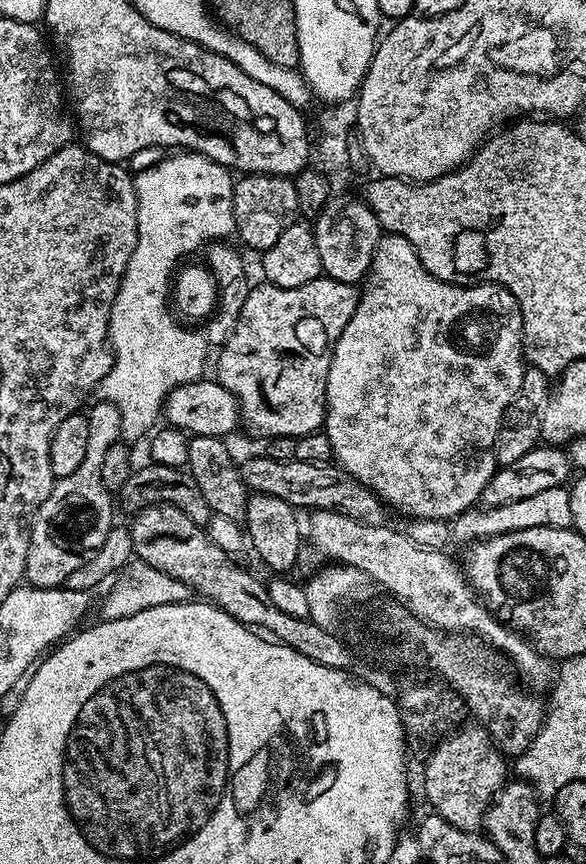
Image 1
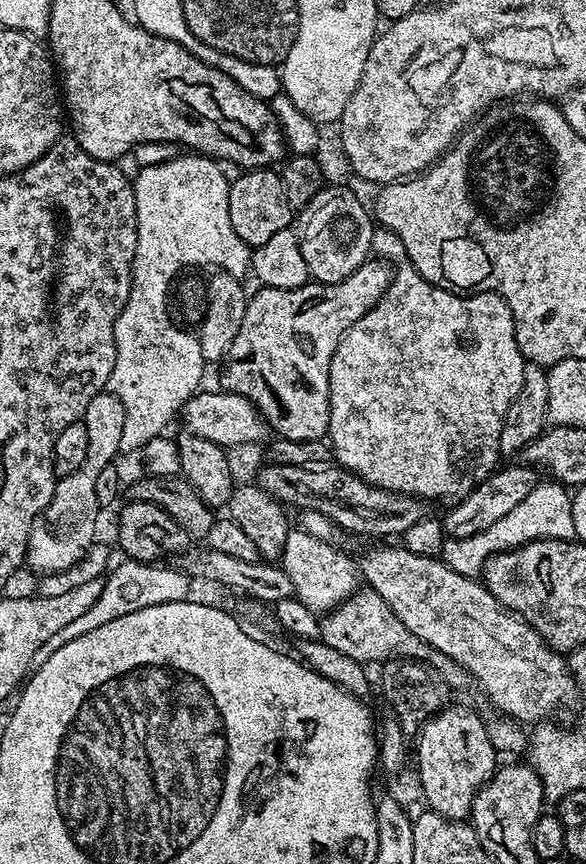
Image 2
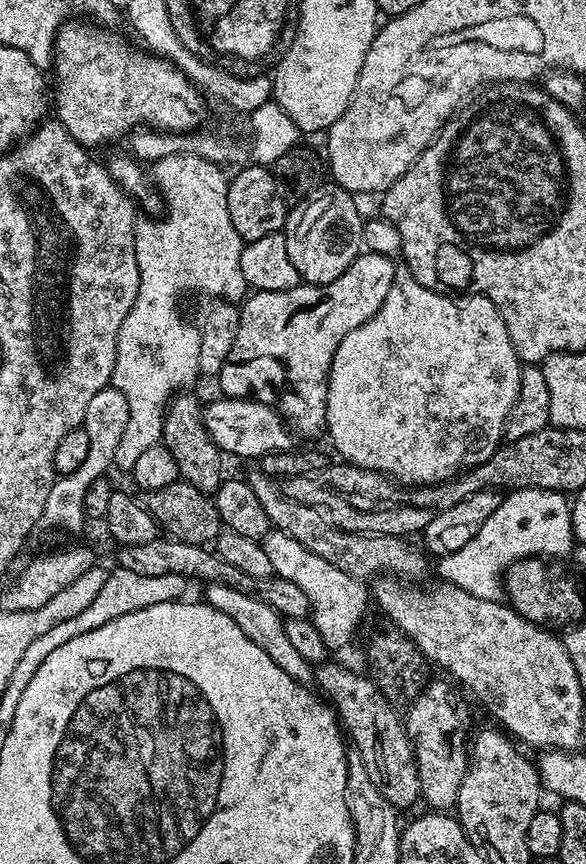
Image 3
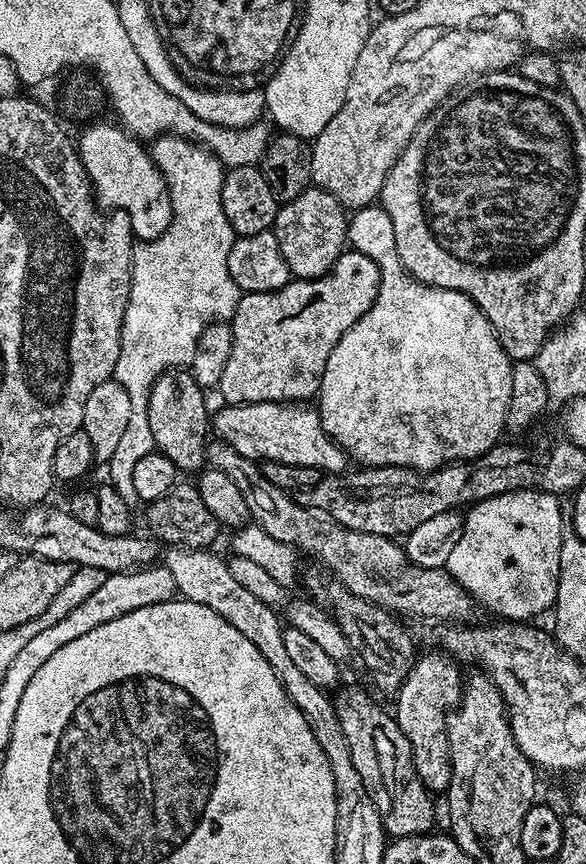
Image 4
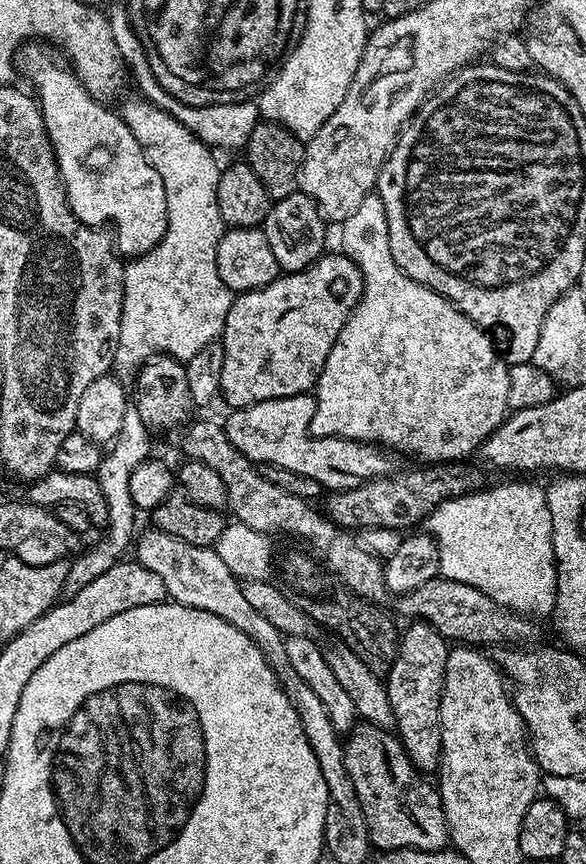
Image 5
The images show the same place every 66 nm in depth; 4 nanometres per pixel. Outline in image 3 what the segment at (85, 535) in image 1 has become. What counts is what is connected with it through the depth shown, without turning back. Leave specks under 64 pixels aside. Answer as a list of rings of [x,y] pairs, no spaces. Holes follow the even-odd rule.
[[[114,387],[98,390],[94,398],[90,398],[90,406],[86,406],[86,418],[82,427],[90,438],[90,451],[86,453],[86,462],[74,470],[74,474],[59,477],[52,484],[50,498],[46,498],[46,510],[43,523],[52,528],[65,528],[68,532],[80,532],[86,523],[84,503],[86,492],[90,490],[90,482],[105,475],[116,462],[118,442],[122,442],[122,434],[126,434],[126,422],[130,422],[130,406],[126,402],[126,394]]]

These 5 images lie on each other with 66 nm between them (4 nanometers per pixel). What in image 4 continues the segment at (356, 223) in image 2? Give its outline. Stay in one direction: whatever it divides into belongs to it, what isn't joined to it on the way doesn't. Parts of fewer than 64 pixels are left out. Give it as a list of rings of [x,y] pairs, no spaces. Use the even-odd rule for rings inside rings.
[[[310,186],[298,198],[285,201],[275,216],[272,231],[289,273],[297,279],[323,276],[346,250],[349,219],[349,213],[340,200],[334,198],[334,194],[315,186]]]

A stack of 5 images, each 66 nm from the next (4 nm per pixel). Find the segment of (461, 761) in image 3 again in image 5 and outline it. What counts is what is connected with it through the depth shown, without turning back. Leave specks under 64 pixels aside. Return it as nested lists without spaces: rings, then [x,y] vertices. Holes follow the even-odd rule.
[[[409,624],[412,625],[405,632],[403,629],[399,637],[394,662],[386,669],[388,697],[396,719],[394,728],[404,745],[404,752],[421,773],[432,774],[440,766],[440,695],[450,644],[438,629],[431,628],[429,624]]]

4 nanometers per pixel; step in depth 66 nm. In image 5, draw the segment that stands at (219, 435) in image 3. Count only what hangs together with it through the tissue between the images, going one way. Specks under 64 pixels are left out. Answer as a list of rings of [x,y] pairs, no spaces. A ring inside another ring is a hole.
[[[303,392],[297,396],[258,402],[245,408],[233,408],[228,420],[223,421],[224,433],[246,459],[257,465],[290,470],[294,474],[306,474],[306,478],[314,478],[314,482],[318,482],[321,489],[338,492],[362,486],[393,471],[394,456],[391,451],[375,444],[363,444],[361,440],[311,435],[308,427],[316,409],[315,395]]]

